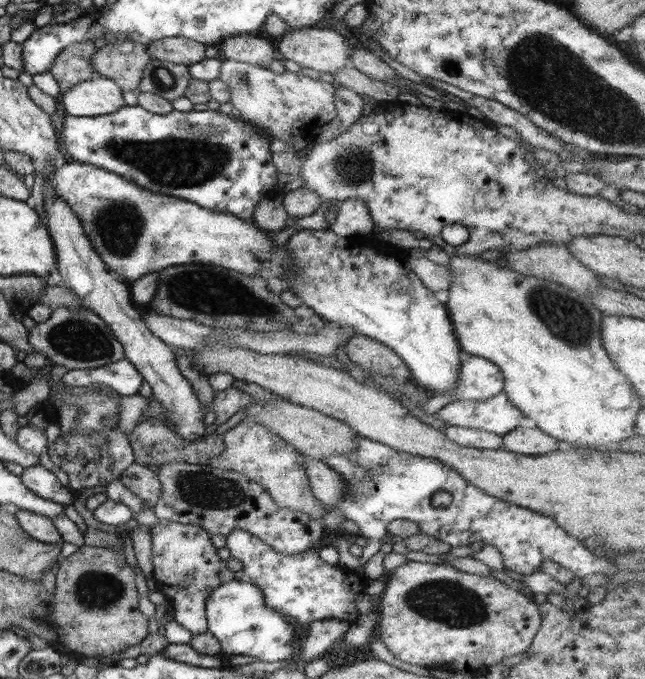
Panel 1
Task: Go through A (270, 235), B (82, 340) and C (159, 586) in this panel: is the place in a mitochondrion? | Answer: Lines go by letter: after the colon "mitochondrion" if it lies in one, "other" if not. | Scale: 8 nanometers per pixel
A: other
B: mitochondrion
C: other

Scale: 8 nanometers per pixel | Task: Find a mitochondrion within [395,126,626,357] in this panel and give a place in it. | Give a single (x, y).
(565, 317)

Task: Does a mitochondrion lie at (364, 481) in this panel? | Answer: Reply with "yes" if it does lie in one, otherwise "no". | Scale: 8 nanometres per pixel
yes

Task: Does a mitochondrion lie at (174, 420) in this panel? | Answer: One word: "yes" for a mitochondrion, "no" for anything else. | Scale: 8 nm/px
no

